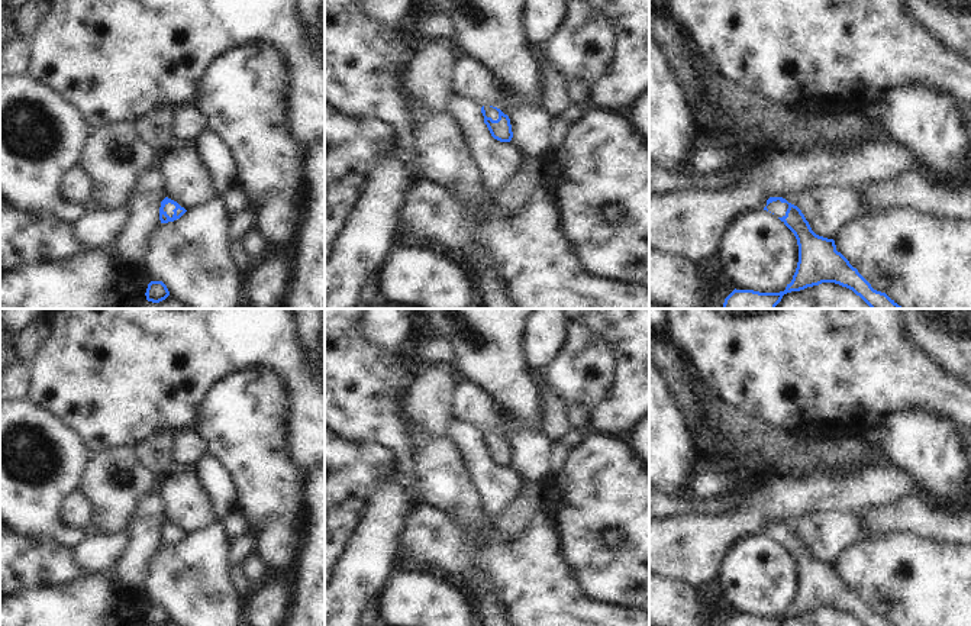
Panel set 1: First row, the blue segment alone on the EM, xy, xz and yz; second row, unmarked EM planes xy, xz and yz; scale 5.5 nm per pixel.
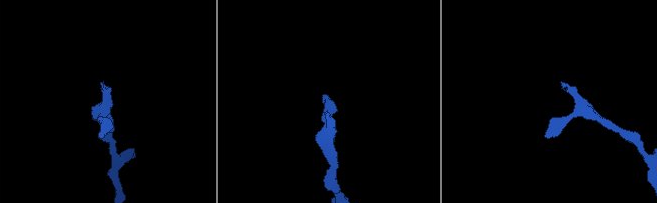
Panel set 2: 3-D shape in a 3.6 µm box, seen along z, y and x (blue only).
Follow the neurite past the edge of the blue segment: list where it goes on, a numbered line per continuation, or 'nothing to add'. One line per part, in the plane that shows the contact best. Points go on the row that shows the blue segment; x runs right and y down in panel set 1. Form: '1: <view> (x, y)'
1: yz (777, 207)

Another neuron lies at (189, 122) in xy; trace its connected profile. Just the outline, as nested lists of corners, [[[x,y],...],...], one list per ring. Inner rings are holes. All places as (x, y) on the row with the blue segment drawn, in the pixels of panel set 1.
[[[184,104],[174,110],[174,139],[190,139],[207,129],[206,117],[194,104]]]

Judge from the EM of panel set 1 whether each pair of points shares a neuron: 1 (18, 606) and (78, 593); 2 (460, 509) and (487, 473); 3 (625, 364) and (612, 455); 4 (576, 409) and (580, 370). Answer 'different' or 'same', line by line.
1: same
2: different
3: different
4: different

